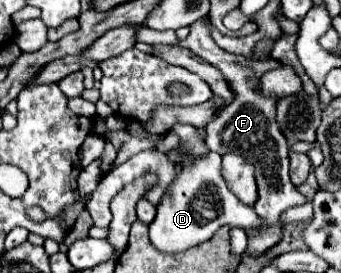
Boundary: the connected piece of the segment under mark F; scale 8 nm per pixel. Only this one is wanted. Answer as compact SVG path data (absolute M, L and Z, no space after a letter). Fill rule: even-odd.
M200 19L198 23L190 25L190 35L183 41L177 39L175 31L156 31L146 27L136 28L136 40L150 45L154 44L168 44L177 45L178 47L186 47L192 53L196 53L198 57L206 59L210 65L218 67L226 81L230 83L232 91L236 93L234 103L230 103L208 127L208 135L206 135L206 145L210 151L216 153L238 153L246 159L252 161L252 165L256 167L256 183L258 183L258 201L254 203L254 211L256 215L262 219L262 225L258 227L248 227L248 245L246 245L246 255L250 257L258 257L262 253L266 253L268 249L272 249L276 243L280 243L282 239L282 213L290 207L298 207L306 203L306 197L292 185L290 177L288 177L288 141L282 135L278 121L276 121L276 103L278 99L270 99L268 95L262 95L258 91L258 83L260 77L266 71L272 71L274 67L280 67L278 61L274 59L264 59L264 61L254 61L254 59L246 59L242 55L234 55L228 51L222 51L210 37L210 31L206 31L206 23L210 19ZM256 229L264 229L264 233L256 235Z

